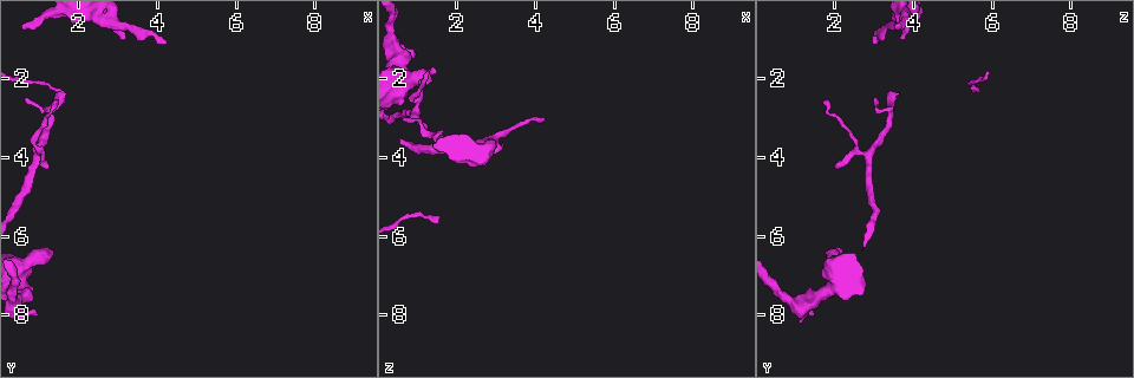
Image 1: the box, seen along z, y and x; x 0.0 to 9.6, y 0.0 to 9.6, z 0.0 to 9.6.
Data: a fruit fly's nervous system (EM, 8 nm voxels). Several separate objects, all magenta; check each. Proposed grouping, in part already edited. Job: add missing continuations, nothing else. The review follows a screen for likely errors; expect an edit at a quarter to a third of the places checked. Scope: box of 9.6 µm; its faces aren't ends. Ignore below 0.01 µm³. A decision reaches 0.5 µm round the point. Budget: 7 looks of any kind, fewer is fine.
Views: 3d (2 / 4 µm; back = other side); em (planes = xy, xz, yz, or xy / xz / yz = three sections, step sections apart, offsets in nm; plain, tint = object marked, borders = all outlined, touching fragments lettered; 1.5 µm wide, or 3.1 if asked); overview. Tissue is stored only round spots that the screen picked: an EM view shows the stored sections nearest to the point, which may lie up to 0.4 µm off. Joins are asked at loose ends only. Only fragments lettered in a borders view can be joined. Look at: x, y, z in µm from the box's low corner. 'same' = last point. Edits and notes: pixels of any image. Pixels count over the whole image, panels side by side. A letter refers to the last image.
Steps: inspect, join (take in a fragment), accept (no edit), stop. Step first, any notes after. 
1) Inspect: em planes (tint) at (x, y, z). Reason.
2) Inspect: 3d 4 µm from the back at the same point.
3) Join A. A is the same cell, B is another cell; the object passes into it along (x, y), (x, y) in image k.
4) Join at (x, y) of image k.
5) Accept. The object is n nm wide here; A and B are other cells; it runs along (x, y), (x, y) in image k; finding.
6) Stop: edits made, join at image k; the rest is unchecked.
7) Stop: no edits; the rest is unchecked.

Inspect: em yz step 4 (borders) at (1.45, 2.55, 1.65). Branch stops here.

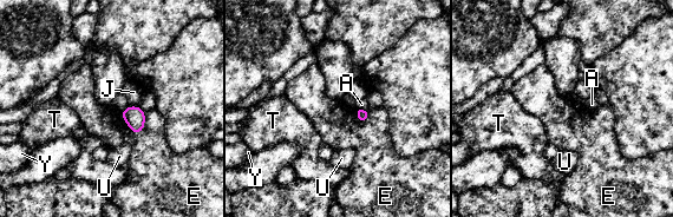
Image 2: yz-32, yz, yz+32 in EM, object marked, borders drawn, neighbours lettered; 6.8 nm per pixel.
Accept. A, E, J, T, U and Y are other cells; a border runs along (121, 111), (126, 125), (138, 135) in image 2; none of them fits.

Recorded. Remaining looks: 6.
Inspect: em planes (borders) at (1.55, 2.30, 3.35). Thin end.

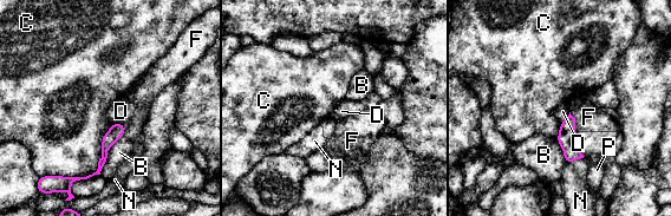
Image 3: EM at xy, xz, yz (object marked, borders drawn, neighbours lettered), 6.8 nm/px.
Join F. The longest contact is with C, 550 nm; F is the same cell, B, C, D, N and P are other cells; it goes on there.

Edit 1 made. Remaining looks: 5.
Inspect: overview.

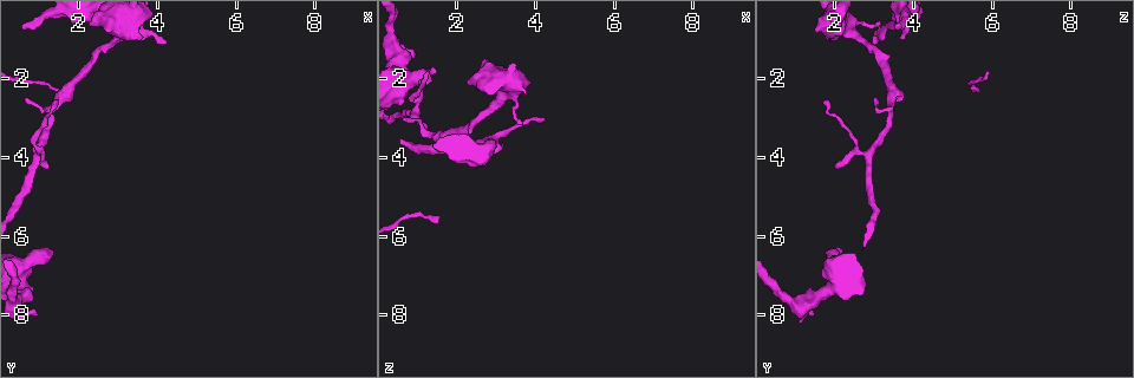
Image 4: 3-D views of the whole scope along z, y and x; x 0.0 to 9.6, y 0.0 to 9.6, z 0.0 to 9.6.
Inspect: em planes (borders) at (0.85, 8.05, 1.35). Branch stops here.

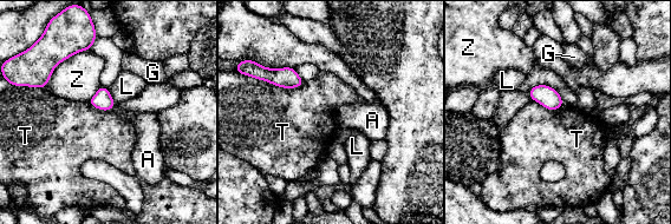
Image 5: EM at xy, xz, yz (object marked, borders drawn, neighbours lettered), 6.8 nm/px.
Accept. The longest contact is with Z, 400 nm; A, G, L, T and Z are other cells; no lettered fragment goes on from it.

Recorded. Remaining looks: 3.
Stop: edits made, join at image 3; the rest is unchecked.

